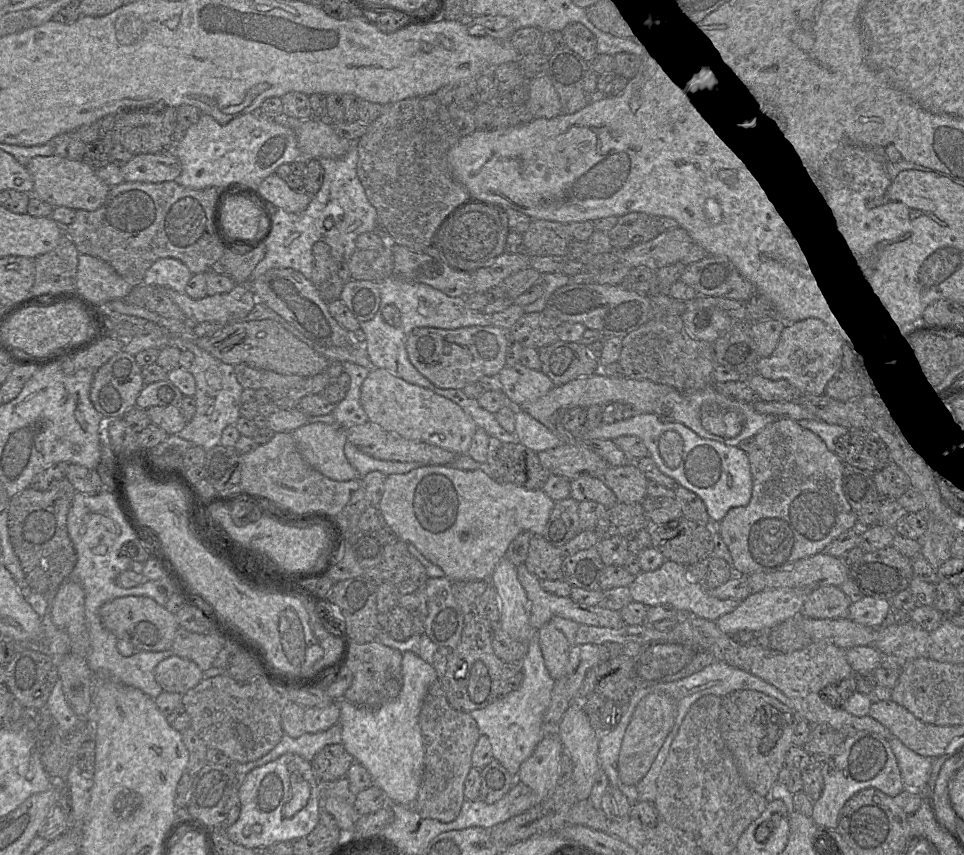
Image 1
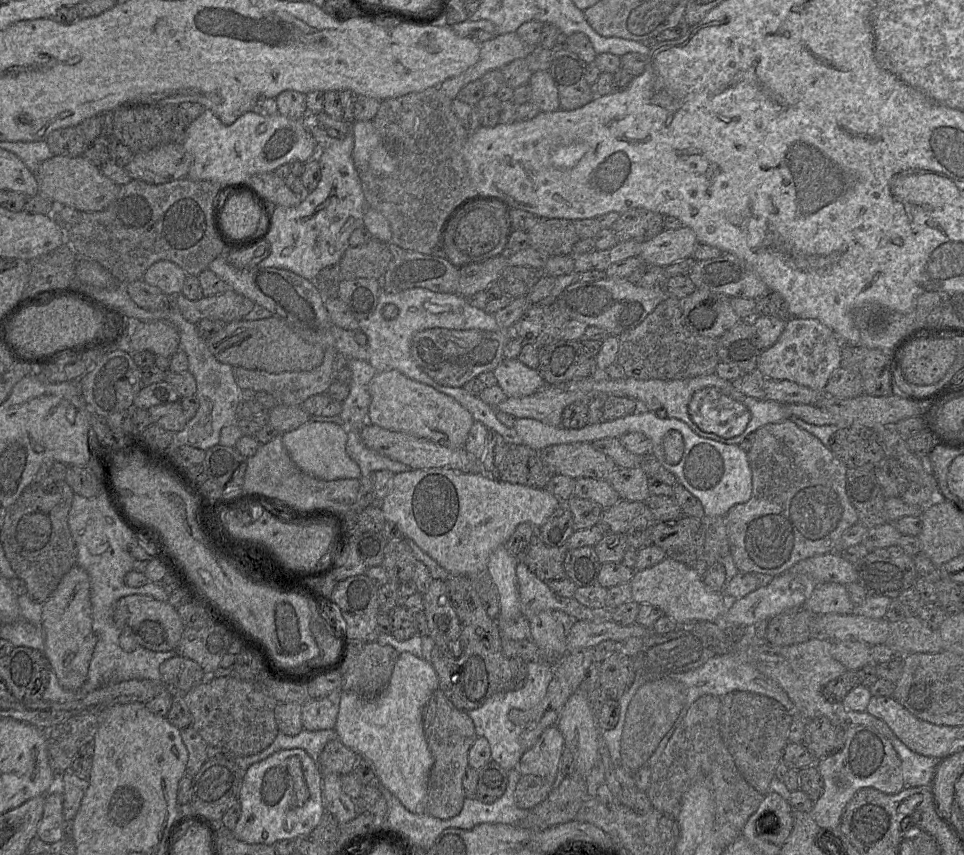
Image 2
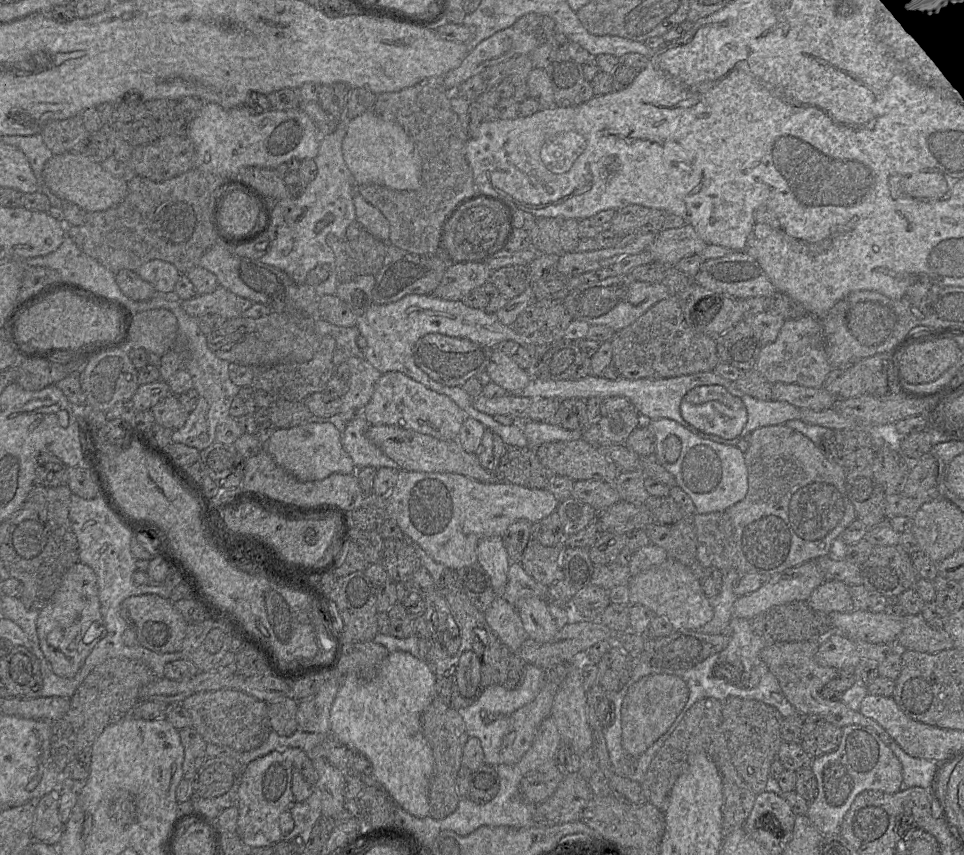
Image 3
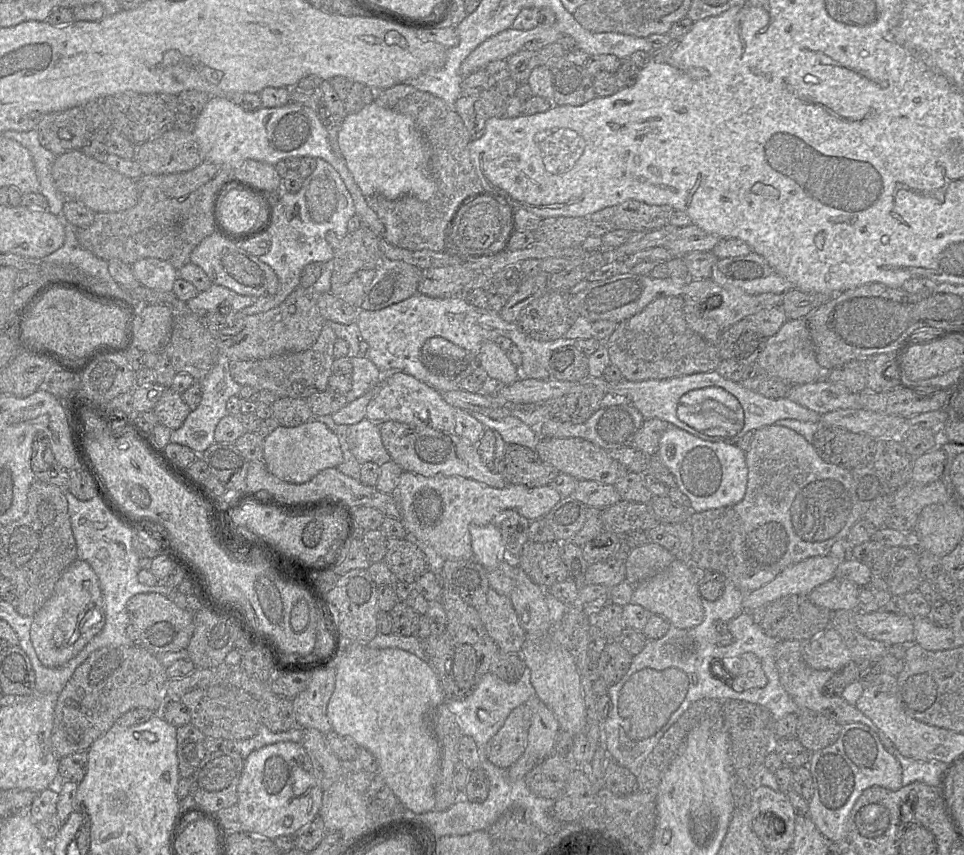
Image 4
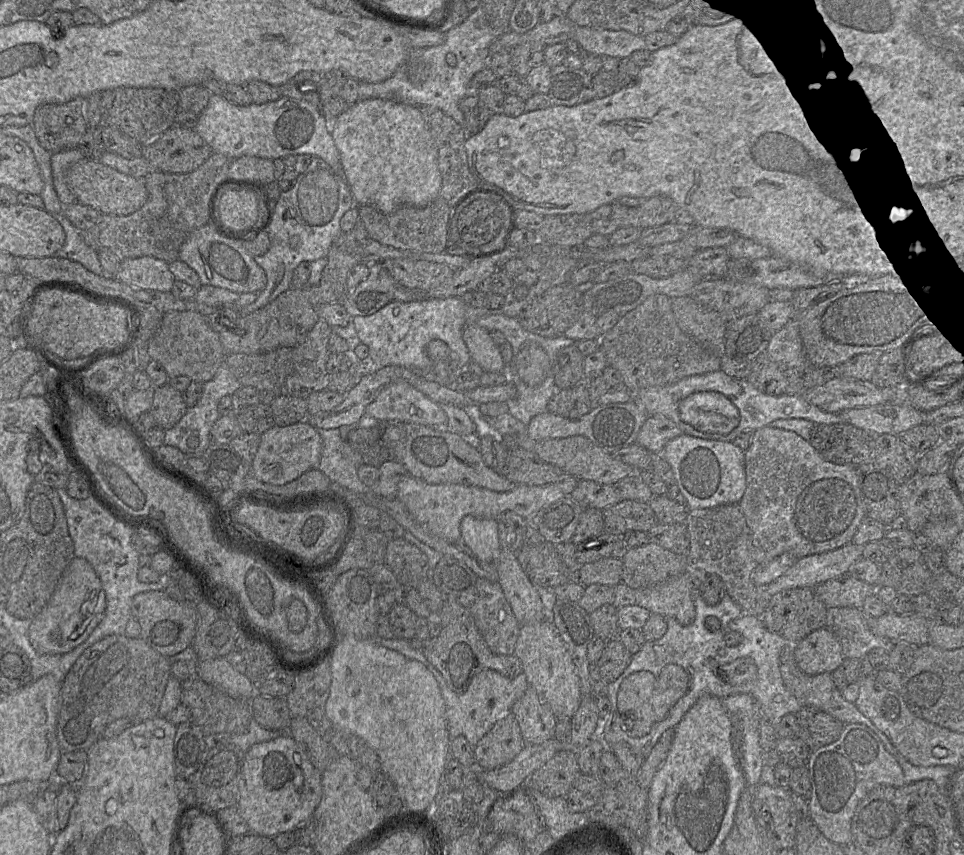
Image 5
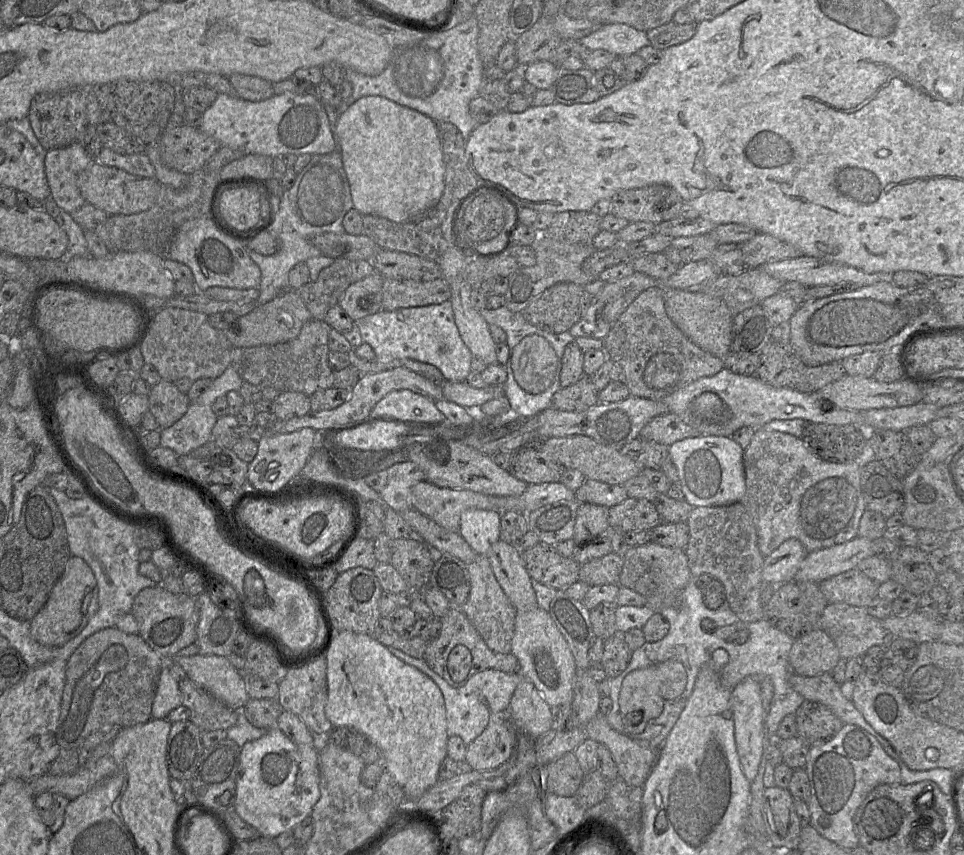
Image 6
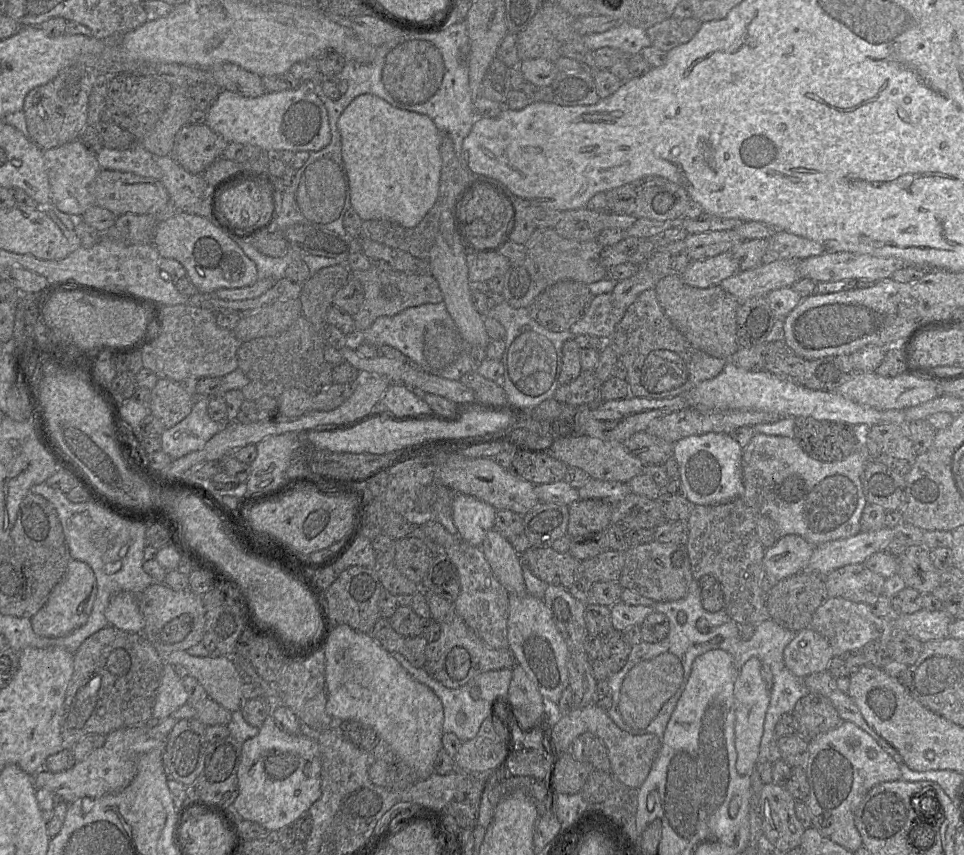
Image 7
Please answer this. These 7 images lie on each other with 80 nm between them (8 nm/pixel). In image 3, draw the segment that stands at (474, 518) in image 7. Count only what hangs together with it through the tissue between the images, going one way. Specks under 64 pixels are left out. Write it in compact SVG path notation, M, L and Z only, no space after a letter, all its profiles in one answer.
M502 536L482 538L477 545L477 561L489 575L496 596L503 596L511 564Z

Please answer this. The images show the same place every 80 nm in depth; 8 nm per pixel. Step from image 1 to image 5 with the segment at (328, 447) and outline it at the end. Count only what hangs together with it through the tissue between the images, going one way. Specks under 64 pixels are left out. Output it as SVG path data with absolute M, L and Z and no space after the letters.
M308 420L288 426L275 425L260 436L260 445L251 463L251 474L261 482L284 485L305 472L318 468L321 454L321 434Z

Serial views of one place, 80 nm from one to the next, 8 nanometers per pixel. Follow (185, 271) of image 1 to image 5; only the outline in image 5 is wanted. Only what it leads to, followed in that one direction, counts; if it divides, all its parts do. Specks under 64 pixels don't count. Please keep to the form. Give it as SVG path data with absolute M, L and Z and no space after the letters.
M151 256L122 259L115 279L135 288L160 292L171 291L175 281L168 263Z

